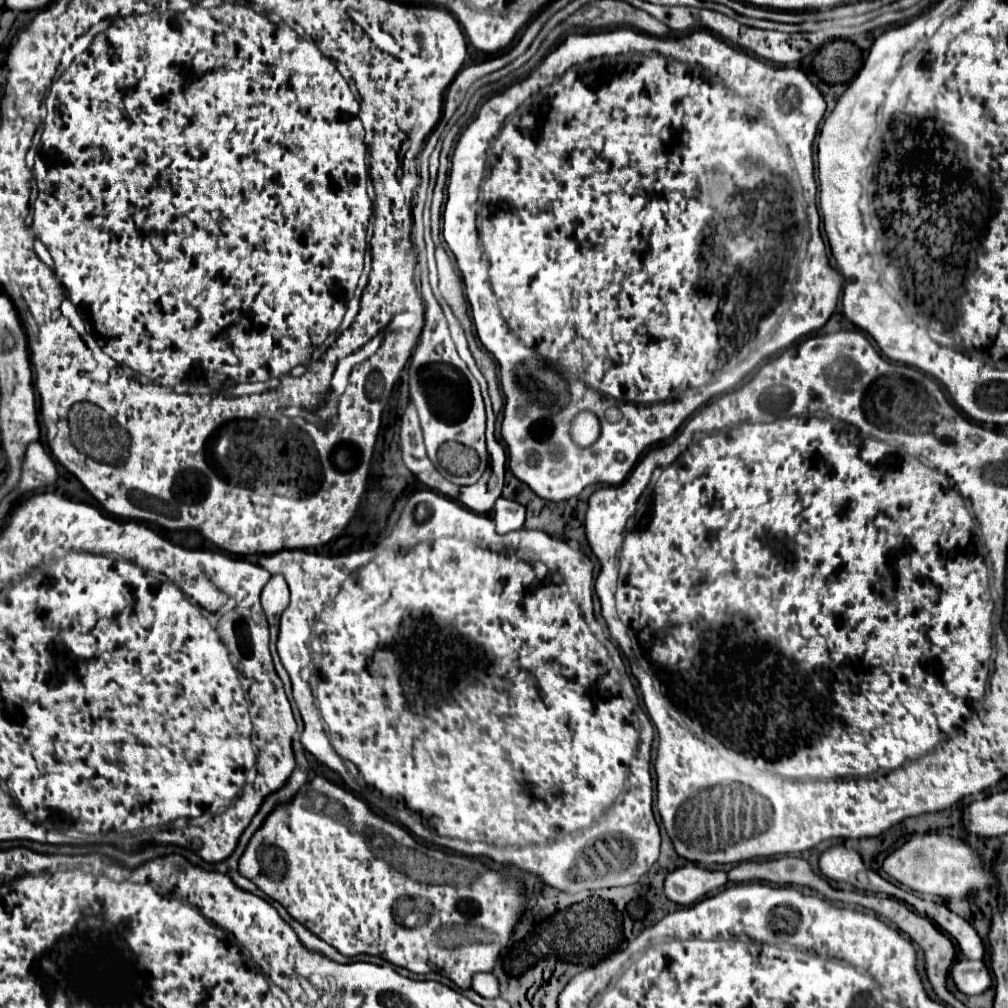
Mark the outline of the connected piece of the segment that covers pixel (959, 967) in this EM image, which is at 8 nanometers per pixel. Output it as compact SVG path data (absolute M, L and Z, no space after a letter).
M961 959L951 967L955 987L965 995L979 995L991 987L991 975L983 961Z

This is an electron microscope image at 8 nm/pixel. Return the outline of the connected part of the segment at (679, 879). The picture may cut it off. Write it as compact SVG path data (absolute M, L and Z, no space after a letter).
M699 865L675 869L665 879L665 897L677 905L693 905L727 883L725 871L707 871Z

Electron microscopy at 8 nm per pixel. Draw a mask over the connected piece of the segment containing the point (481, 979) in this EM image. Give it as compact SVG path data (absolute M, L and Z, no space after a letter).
M475 973L471 979L471 989L481 997L499 997L499 983L493 973Z

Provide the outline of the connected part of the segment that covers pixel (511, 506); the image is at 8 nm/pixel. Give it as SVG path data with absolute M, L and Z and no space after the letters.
M499 497L495 501L495 507L493 507L495 515L493 515L493 521L497 525L497 533L509 533L513 529L521 529L523 527L523 521L525 521L525 507L519 505L517 501L511 501L511 499L505 499L505 497Z

